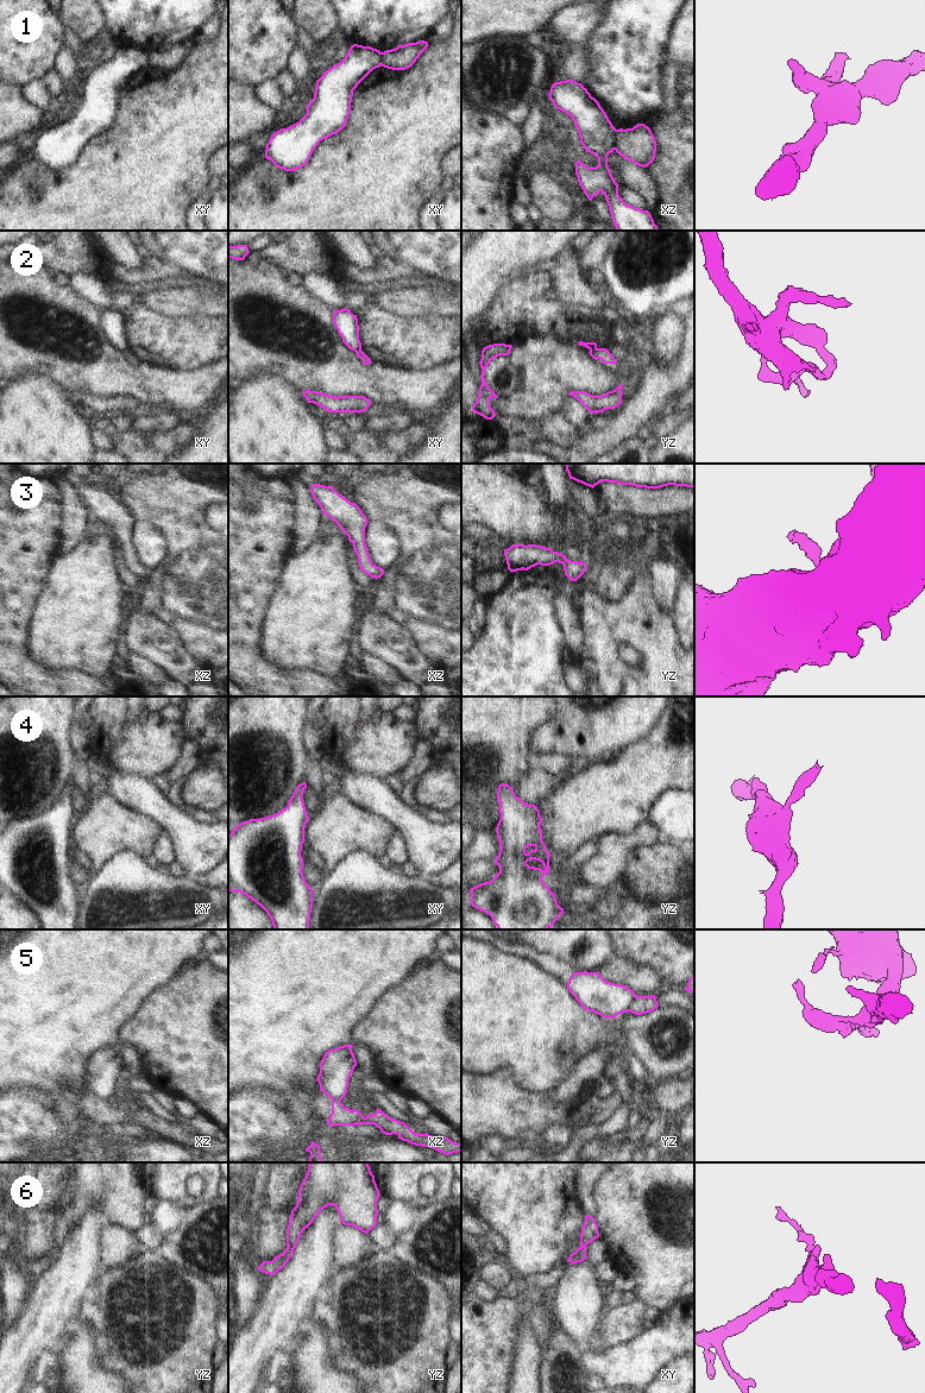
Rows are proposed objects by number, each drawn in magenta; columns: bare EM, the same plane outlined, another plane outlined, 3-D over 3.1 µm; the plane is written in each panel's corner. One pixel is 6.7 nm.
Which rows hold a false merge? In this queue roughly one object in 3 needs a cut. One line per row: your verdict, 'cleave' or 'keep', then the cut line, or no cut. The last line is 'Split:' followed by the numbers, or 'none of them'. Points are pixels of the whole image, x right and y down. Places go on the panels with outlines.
1: cleave; cut xz (616, 130), (614, 149)
2: cleave; cut yz (596, 347), (590, 351)
3: keep; cut none
4: keep; cut none
5: cleave; cut yz (637, 996), (628, 1010)
6: keep; cut none
Split: 1, 2, 5

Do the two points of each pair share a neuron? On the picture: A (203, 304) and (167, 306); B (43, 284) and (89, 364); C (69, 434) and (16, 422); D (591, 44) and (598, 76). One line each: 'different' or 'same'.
A: same
B: same
C: same
D: same

